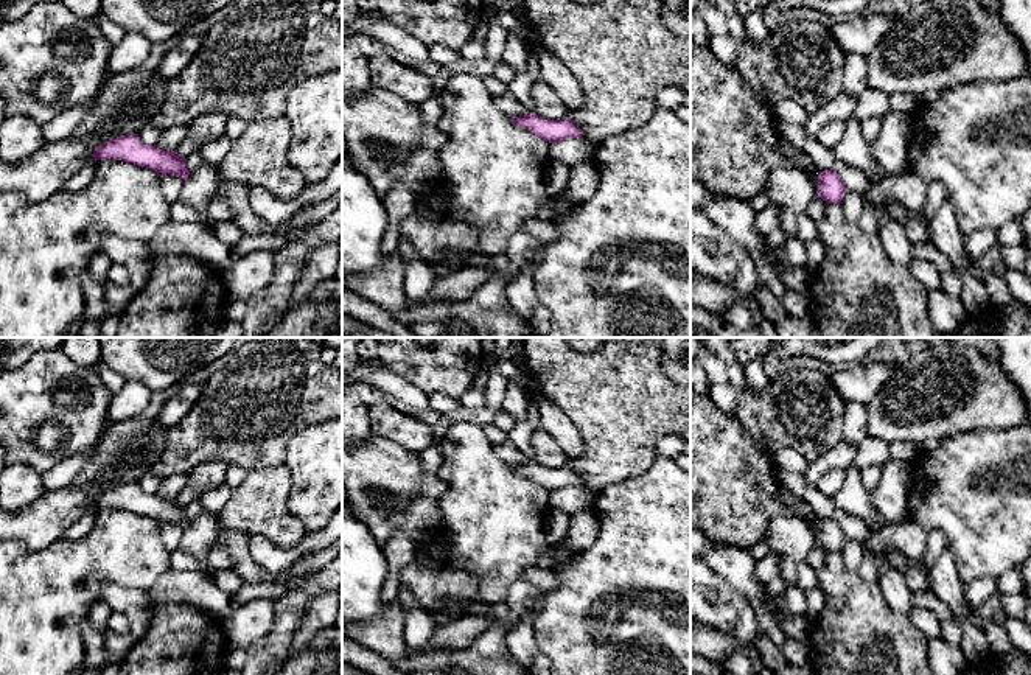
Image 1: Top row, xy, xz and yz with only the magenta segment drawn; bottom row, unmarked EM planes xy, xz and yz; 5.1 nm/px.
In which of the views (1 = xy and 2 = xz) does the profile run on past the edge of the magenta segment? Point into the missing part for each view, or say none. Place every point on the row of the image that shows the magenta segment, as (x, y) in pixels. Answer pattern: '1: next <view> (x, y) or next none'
1: next none
2: next none

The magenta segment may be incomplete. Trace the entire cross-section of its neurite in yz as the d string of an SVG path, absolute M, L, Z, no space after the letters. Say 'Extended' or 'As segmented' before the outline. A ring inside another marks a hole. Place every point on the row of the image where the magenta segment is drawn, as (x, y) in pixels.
As segmented. M832 170L820 171L818 196L826 202L841 204L846 188L838 173Z

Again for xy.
As segmented. M128 134L98 145L95 160L124 160L145 166L154 173L171 174L187 179L191 173L185 168L185 157L177 149L163 151L156 145L146 145L138 134Z

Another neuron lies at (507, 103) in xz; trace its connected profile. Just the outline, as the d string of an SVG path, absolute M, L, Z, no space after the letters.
M510 92L493 95L493 103L510 118L529 114L529 110Z

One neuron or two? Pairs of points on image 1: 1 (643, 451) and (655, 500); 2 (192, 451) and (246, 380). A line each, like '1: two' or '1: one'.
1: two
2: one

